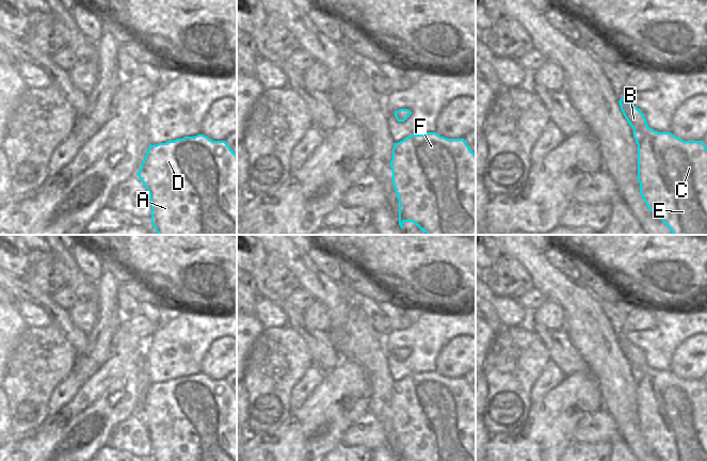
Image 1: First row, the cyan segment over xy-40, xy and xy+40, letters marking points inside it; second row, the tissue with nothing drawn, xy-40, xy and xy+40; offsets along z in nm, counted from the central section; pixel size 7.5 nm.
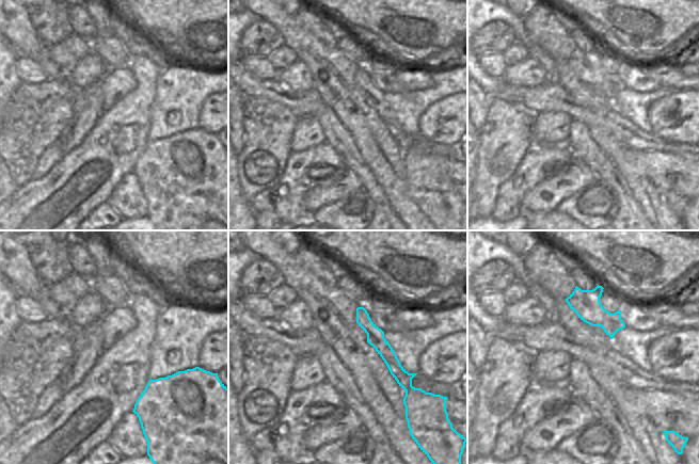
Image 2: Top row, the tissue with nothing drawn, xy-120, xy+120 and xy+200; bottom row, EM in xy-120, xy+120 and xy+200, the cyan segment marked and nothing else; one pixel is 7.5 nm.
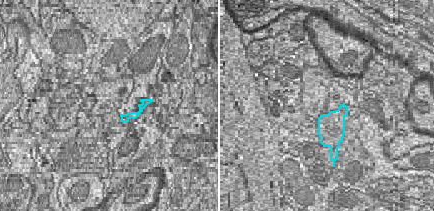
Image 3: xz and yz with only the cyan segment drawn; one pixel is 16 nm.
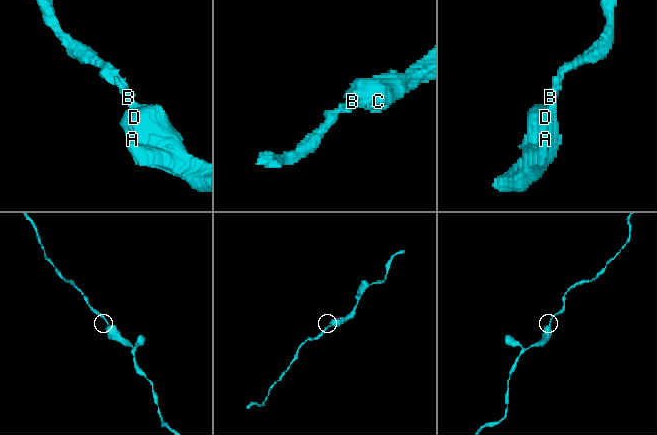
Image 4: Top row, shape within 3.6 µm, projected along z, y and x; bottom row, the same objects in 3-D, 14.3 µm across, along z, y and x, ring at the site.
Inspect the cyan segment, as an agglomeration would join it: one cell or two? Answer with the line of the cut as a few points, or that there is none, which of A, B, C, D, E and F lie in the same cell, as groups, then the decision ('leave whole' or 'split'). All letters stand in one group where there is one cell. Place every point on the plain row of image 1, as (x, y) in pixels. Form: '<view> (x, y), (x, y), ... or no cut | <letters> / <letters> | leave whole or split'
no cut | A B C D E F | leave whole

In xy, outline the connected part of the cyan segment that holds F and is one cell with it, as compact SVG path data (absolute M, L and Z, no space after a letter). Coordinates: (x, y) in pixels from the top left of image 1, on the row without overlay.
M436 371L411 373L395 382L390 407L392 409L392 424L399 439L399 461L476 461L476 393L464 378L447 378Z

